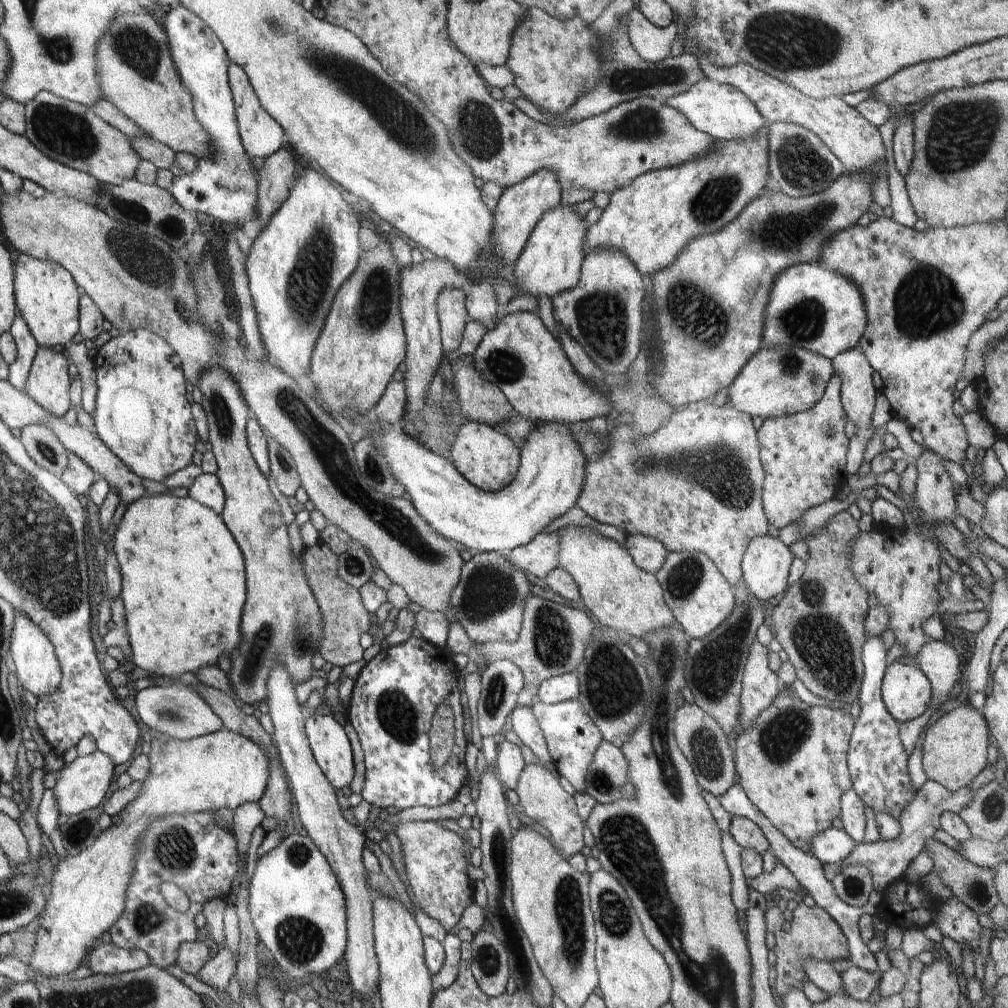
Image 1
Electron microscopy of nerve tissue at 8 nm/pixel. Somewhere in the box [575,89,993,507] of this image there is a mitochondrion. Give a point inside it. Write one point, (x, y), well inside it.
(926, 302)

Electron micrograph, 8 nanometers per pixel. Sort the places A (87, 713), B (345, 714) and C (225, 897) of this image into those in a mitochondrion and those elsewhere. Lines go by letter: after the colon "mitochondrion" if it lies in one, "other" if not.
A: other
B: other
C: other

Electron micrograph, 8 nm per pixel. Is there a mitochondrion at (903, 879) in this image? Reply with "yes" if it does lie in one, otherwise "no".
no

